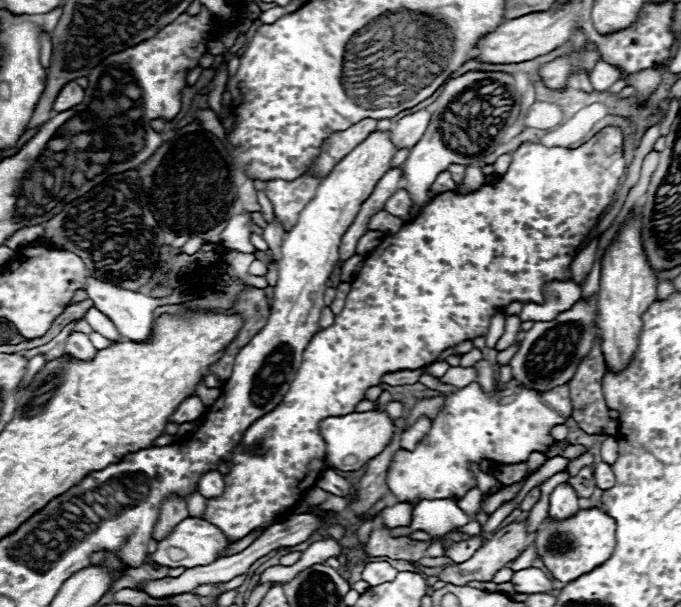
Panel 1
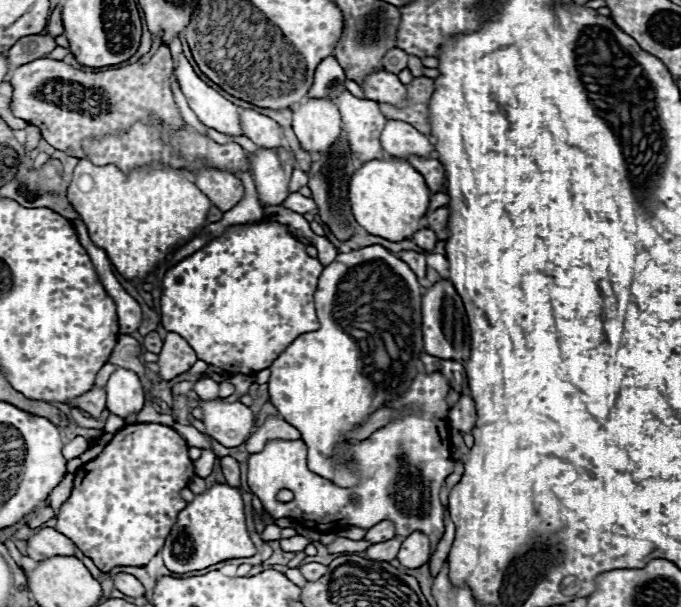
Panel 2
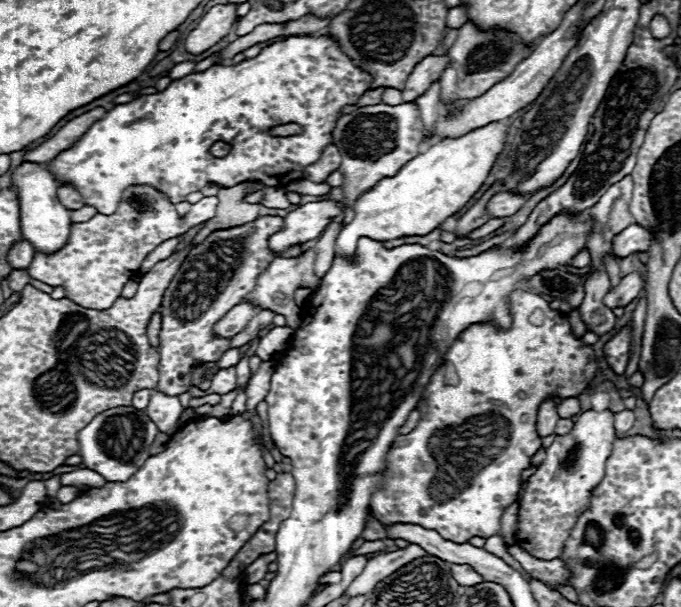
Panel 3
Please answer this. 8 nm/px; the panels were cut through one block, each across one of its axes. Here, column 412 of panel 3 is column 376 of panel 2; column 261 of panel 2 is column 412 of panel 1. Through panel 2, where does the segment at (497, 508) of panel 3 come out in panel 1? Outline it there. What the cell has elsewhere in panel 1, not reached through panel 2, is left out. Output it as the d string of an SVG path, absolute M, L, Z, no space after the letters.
M510 380L502 392L490 392L484 394L476 382L464 386L462 390L448 394L444 400L444 406L438 414L438 418L432 422L428 438L412 452L398 450L392 466L388 470L388 486L392 494L398 498L398 502L408 502L416 498L450 498L458 500L462 498L472 486L476 486L474 476L468 470L468 462L480 462L480 458L488 458L494 464L512 464L512 462L524 462L532 452L542 452L546 446L554 440L550 436L550 428L554 424L564 424L566 418L572 414L572 402L570 402L570 390L568 384L556 386L550 392L532 392L522 388L516 380Z

